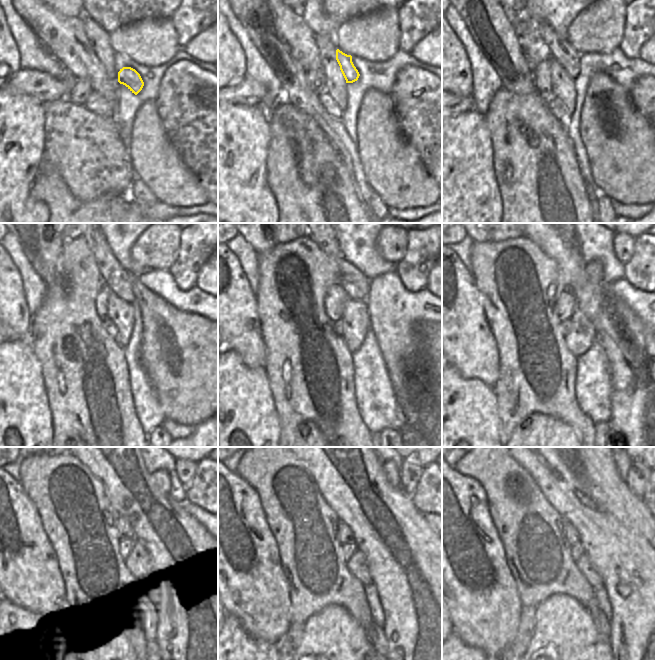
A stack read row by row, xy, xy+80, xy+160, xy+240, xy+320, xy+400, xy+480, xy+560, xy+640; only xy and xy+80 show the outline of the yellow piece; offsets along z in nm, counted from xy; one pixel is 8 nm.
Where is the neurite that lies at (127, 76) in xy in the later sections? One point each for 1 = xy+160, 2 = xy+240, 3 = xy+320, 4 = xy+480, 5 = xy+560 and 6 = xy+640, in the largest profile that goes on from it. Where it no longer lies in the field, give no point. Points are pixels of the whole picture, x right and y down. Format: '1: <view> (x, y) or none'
1: xy+160 (560, 50)
2: xy+240 (115, 277)
3: xy+320 (327, 243)
4: xy+480 (160, 478)
5: xy+560 (392, 472)
6: xy+640 (622, 467)

